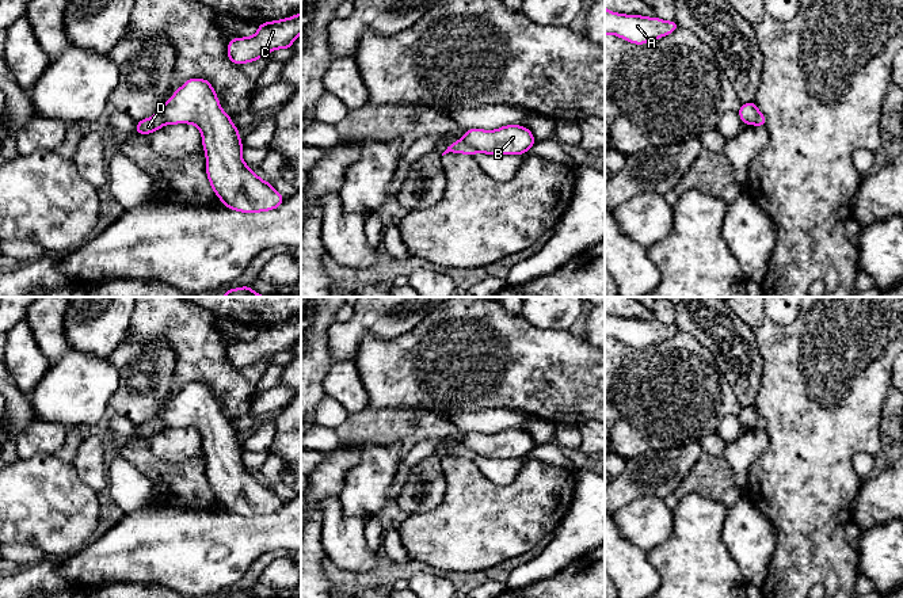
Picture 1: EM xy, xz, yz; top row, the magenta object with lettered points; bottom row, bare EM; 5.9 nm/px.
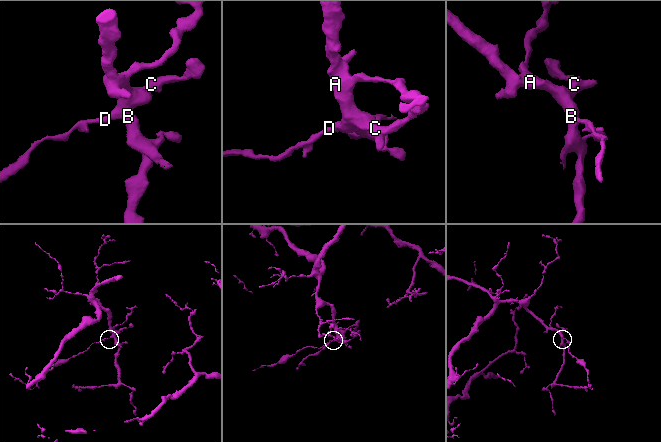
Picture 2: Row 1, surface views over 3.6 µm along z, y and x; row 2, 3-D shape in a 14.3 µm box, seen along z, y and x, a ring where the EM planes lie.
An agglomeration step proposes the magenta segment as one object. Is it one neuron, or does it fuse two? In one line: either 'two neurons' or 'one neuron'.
two neurons

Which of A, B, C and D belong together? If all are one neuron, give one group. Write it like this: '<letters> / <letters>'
A B C / D

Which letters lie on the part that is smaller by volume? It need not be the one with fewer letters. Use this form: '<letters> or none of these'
D

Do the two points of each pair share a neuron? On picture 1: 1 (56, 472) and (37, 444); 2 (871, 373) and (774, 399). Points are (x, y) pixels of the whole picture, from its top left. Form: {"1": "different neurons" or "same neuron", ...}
{"1": "different neurons", "2": "same neuron"}

